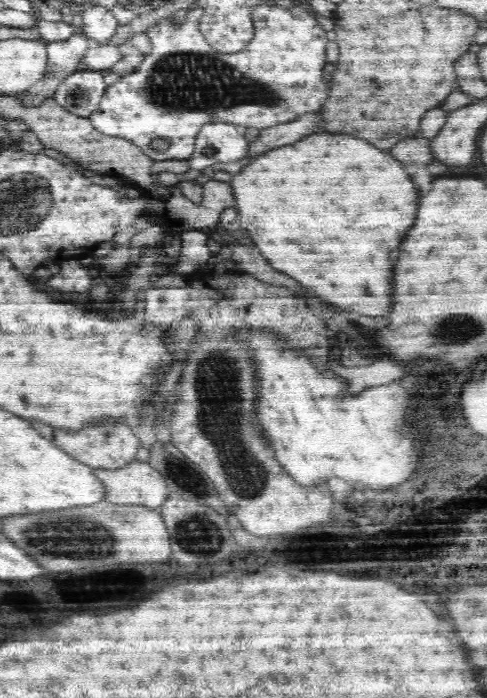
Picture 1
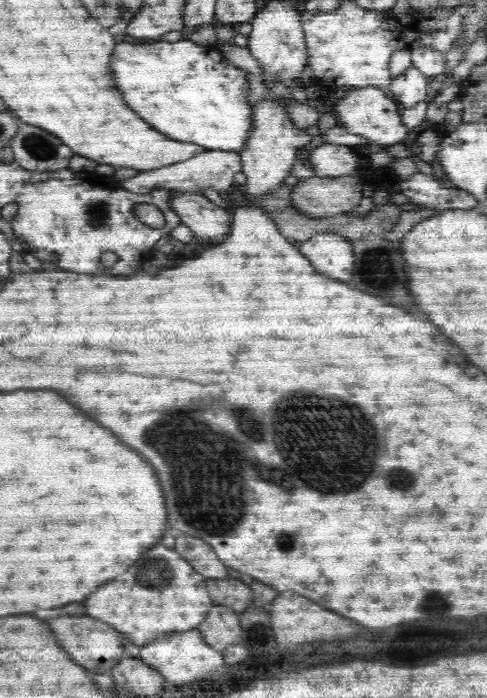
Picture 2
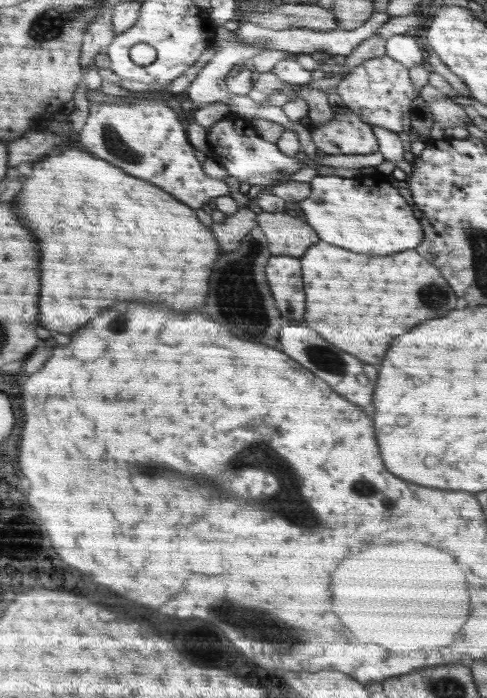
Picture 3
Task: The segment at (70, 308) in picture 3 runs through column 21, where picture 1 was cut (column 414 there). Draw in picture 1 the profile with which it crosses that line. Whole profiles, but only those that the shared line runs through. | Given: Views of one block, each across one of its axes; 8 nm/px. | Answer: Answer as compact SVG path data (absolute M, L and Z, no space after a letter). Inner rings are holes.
M316 129L312 134L306 134L304 138L296 140L292 144L284 144L284 146L272 148L272 150L256 156L252 162L248 162L238 170L237 174L231 176L227 183L231 188L240 226L246 230L246 234L256 244L260 256L268 262L270 268L294 278L298 284L302 284L306 288L316 288L316 296L320 296L332 304L344 306L352 312L358 312L358 314L384 314L386 312L386 308L388 308L386 280L388 280L390 266L392 266L388 262L388 250L392 250L400 242L400 238L412 226L412 220L416 216L416 194L412 190L412 184L410 184L408 176L404 174L404 168L390 154L386 154L384 150L376 148L368 140L358 138L354 134L328 134L328 132L320 132Z

